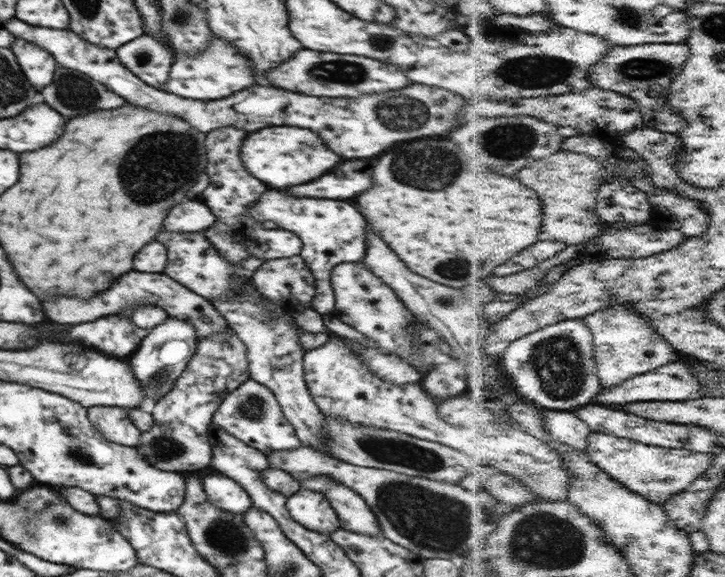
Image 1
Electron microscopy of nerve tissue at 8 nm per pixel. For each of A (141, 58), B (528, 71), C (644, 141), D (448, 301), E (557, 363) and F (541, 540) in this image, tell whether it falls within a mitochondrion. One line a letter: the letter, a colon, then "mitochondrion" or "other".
A: mitochondrion
B: mitochondrion
C: other
D: mitochondrion
E: mitochondrion
F: mitochondrion

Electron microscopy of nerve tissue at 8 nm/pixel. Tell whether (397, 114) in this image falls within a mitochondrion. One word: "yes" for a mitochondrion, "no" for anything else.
yes

